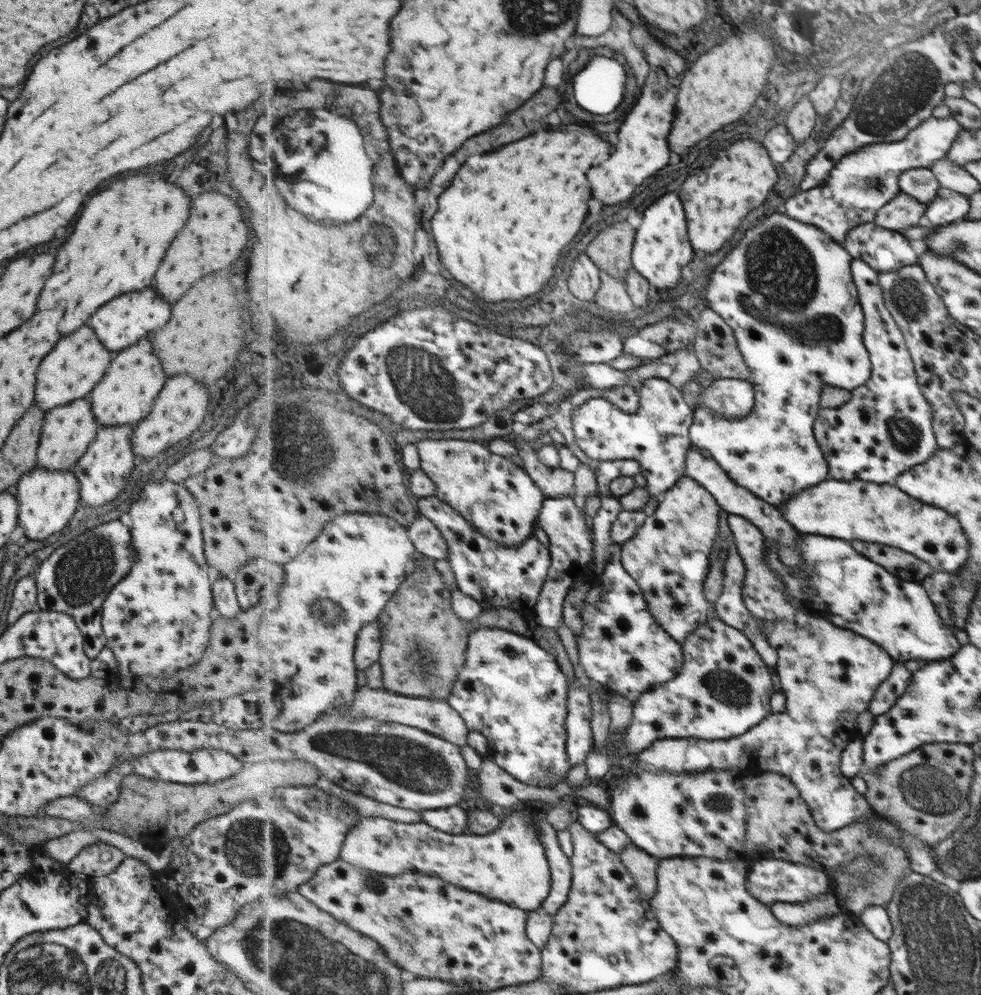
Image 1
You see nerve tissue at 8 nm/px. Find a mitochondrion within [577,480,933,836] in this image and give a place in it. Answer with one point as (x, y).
(727, 688)

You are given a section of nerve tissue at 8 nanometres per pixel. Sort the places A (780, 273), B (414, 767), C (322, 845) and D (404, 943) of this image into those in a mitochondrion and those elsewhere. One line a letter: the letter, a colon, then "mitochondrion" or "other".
A: mitochondrion
B: mitochondrion
C: other
D: mitochondrion

